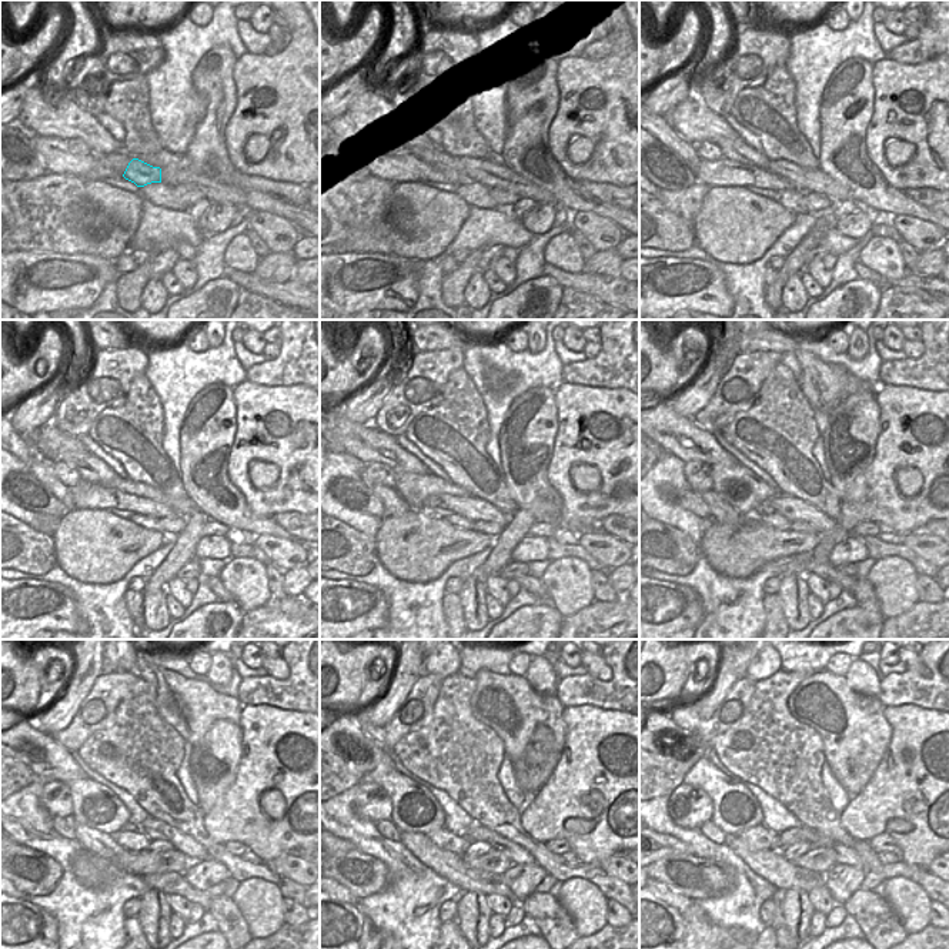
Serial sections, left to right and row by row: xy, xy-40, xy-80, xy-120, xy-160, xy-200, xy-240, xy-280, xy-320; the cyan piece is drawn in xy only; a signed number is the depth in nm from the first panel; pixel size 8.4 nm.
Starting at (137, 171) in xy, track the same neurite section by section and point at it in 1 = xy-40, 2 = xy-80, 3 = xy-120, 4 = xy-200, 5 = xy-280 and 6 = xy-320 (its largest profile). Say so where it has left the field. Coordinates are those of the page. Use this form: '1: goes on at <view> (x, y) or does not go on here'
1: goes on at xy-40 (448, 164)
2: goes on at xy-80 (732, 149)
3: goes on at xy-120 (90, 468)
4: goes on at xy-200 (679, 435)
5: goes on at xy-280 (348, 741)
6: goes on at xy-320 (684, 748)

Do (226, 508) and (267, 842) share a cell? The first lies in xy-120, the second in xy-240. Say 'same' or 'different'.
different

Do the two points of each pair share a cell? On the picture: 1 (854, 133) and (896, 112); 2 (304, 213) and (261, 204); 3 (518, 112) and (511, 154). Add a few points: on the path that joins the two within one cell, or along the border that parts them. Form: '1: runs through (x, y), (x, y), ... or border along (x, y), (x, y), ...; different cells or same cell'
1: border along (875, 93), (875, 110), (866, 127), (869, 159); different cells
2: runs through (294, 213), (271, 204); same cell
3: runs through (518, 122), (518, 144); same cell

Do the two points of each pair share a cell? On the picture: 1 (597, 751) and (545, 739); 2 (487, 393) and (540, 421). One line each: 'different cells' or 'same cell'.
1: different cells
2: different cells

